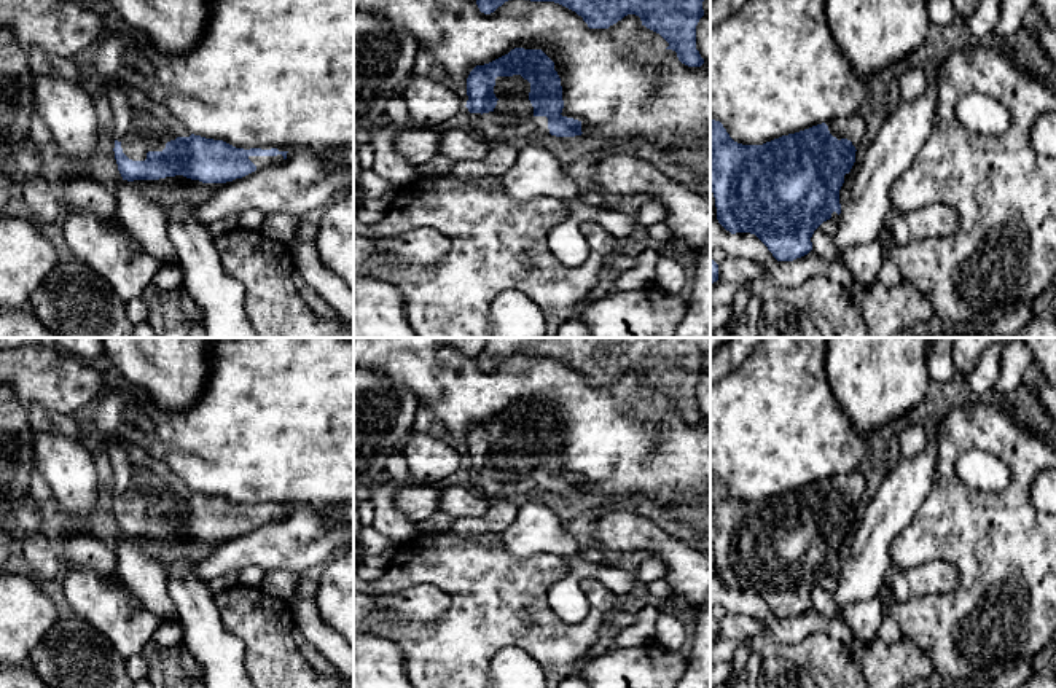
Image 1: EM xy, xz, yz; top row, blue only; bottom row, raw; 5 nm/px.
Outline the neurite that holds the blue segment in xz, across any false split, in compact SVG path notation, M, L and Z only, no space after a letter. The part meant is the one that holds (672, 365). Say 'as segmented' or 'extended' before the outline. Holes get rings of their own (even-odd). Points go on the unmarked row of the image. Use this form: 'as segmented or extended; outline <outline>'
as segmented; outline M486 338L476 362L481 369L491 371L513 355L554 358L581 373L589 385L608 385L624 373L636 371L642 382L669 400L666 406L675 408L682 420L701 424L704 416L696 406L696 382L704 373L704 349L710 349L710 338Z

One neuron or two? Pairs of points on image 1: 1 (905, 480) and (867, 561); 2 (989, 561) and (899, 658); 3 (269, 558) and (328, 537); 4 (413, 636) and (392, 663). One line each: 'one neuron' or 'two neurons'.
1: one neuron
2: two neurons
3: one neuron
4: two neurons

